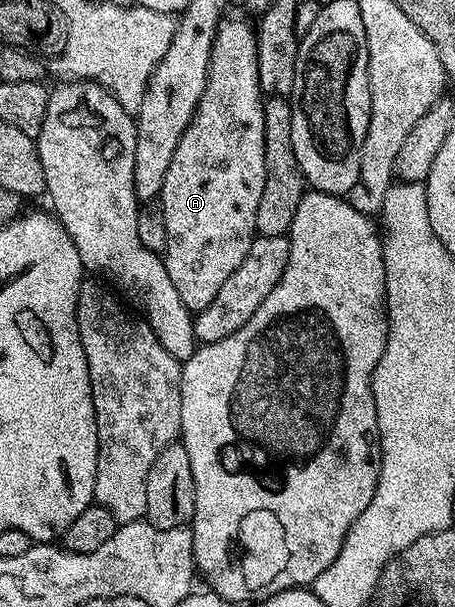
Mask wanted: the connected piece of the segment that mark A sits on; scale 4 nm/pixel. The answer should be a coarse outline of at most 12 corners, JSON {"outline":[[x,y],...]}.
{"outline":[[222,20],[159,204],[196,315],[259,236],[257,30]]}

